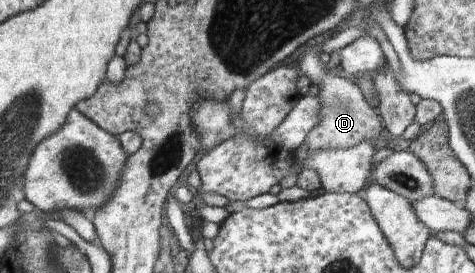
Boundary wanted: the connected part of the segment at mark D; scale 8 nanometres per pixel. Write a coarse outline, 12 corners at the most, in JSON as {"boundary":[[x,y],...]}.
{"boundary":[[307,53],[298,64],[319,87],[308,153],[373,143],[384,125],[353,79]]}

